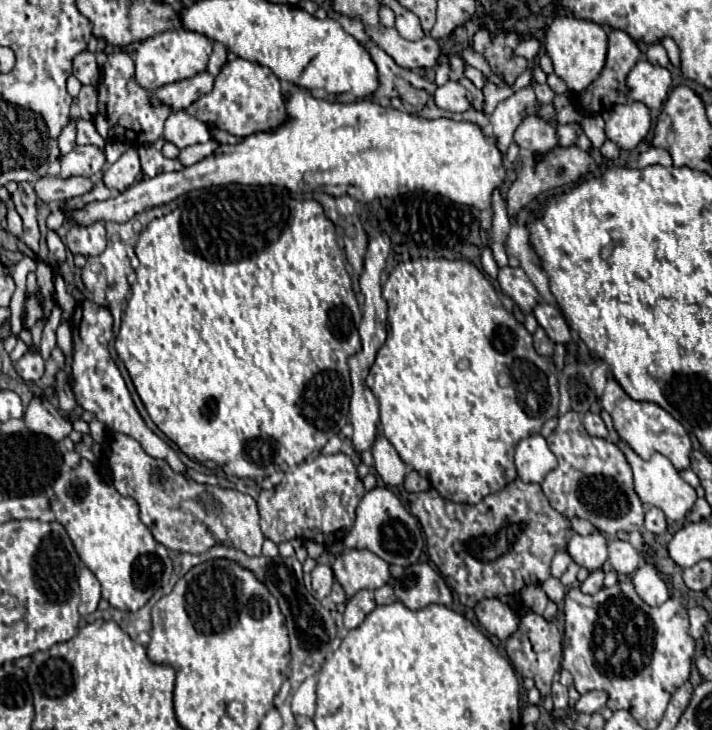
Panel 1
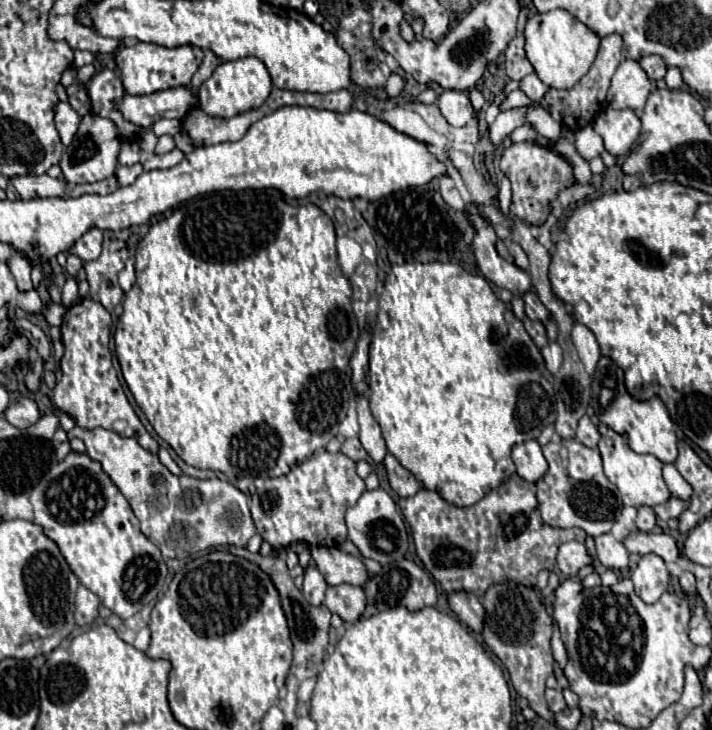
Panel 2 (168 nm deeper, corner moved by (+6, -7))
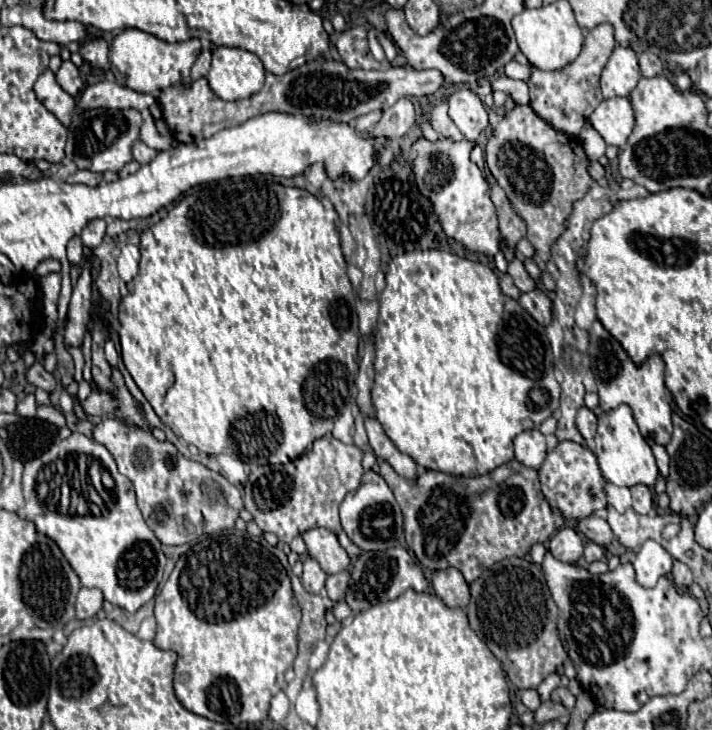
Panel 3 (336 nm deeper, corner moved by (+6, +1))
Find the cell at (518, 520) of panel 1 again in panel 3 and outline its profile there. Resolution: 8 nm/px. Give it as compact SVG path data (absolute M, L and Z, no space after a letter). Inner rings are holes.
M517 459L479 477L453 477L443 471L423 469L417 479L409 481L397 475L387 461L379 461L379 473L385 477L397 503L401 505L405 519L405 541L415 553L417 561L431 571L455 567L463 573L467 583L473 583L489 565L505 557L529 555L533 543L547 543L549 537L553 537L553 533L565 525L563 513L553 509L543 497L537 471L521 465Z

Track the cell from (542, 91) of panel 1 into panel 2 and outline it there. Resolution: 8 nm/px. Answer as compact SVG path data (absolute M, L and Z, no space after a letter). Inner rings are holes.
M513 91L513 93L509 93L507 99L501 103L501 111L503 111L503 109L511 109L511 107L519 107L519 105L531 107L531 105L537 105L537 103L531 101L523 91Z

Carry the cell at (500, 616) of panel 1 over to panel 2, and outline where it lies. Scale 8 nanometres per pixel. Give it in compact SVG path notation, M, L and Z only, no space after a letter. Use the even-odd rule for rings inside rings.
M451 593L449 595L449 607L455 611L455 615L475 633L483 631L485 623L485 609L473 593Z

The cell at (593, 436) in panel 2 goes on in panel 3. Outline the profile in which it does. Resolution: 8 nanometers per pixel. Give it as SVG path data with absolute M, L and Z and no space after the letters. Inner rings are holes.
M581 407L579 413L577 413L577 429L581 431L581 435L591 441L595 437L595 431L597 431L597 417L591 409L587 407Z

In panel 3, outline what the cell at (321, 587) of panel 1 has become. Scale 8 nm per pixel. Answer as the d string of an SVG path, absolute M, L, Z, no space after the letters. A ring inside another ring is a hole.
M307 557L303 561L303 575L301 575L301 583L303 583L305 591L321 593L325 587L325 579L327 579L327 573L319 567L319 563L313 557Z

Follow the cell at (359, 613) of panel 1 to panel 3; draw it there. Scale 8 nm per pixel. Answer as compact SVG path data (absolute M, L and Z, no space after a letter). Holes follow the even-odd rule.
M347 571L329 575L327 581L325 581L325 589L327 589L329 599L333 599L333 601L343 599L343 595L345 595L345 585L347 585L347 583L349 583L349 573L347 573Z

